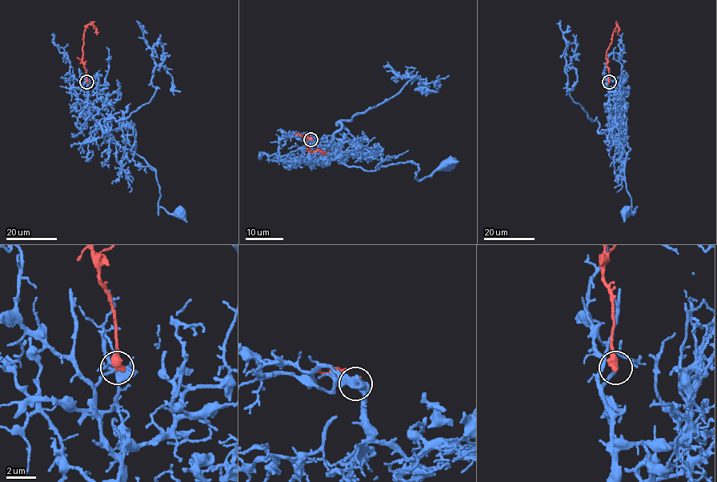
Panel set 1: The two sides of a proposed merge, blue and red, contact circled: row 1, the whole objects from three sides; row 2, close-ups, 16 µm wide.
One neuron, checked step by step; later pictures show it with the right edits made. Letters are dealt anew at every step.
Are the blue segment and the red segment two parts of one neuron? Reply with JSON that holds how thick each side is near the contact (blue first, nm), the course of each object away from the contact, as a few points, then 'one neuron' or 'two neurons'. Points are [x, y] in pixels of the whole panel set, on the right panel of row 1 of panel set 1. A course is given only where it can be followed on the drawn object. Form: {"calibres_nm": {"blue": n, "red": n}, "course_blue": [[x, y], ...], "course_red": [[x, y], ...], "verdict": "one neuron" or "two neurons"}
{"calibres_nm": {"blue": 130, "red": 600}, "course_blue": [[609, 82], [614, 121], [606, 134], [630, 149], [624, 177], [633, 214], [636, 206], [632, 213], [624, 212]], "course_red": [[609, 82], [606, 51], [616, 23], [617, 34]], "verdict": "one neuron"}

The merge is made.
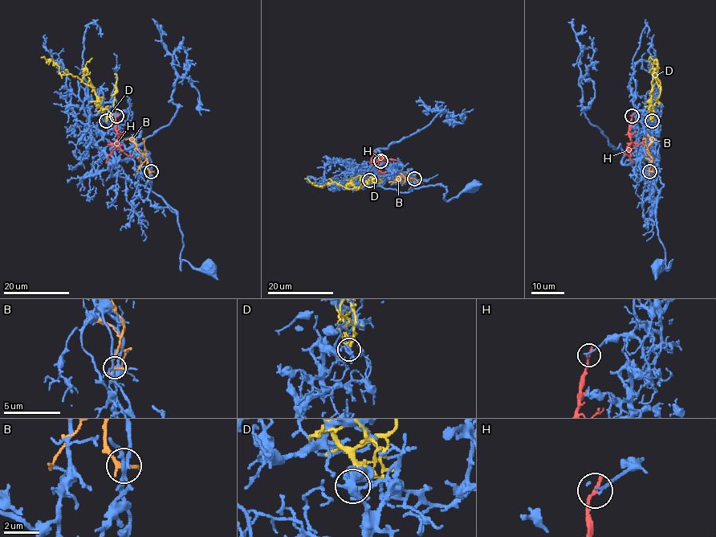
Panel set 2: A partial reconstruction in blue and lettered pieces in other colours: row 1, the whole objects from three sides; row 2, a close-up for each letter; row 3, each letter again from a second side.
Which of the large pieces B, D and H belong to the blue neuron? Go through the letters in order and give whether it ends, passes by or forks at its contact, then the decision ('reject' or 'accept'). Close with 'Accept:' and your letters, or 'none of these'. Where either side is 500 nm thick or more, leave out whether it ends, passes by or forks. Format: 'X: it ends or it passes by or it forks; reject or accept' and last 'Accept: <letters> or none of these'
B: it passes by; reject
D: it ends; reject
H: it ends; reject
Accept: none of these

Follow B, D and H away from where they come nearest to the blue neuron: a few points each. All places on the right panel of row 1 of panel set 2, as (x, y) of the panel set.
B: (650, 171), (652, 158), (646, 152), (653, 140)
D: (652, 120), (652, 106), (660, 93), (660, 81), (653, 74), (657, 72), (657, 61), (650, 57)
H: (632, 116), (629, 129), (631, 143), (625, 154), (633, 162)

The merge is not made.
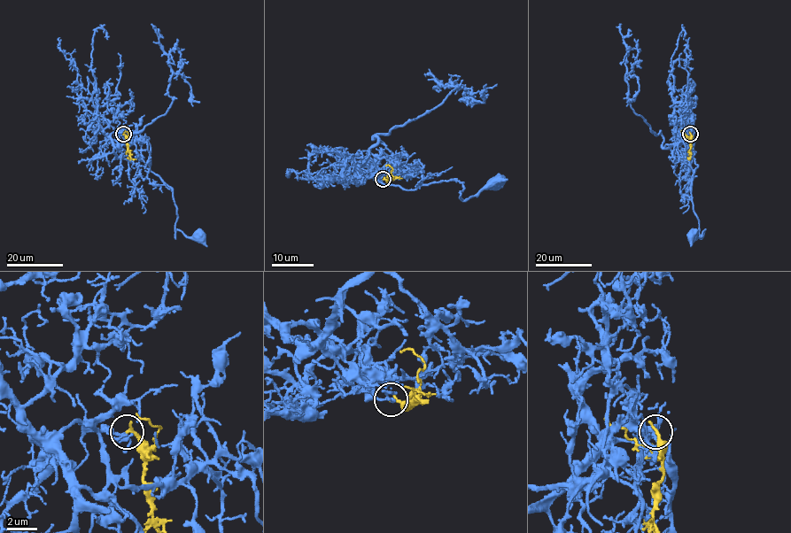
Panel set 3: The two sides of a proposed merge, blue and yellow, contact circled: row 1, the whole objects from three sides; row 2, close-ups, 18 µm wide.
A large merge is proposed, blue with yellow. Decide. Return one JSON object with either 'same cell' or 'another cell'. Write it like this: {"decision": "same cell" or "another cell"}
{"decision": "same cell"}

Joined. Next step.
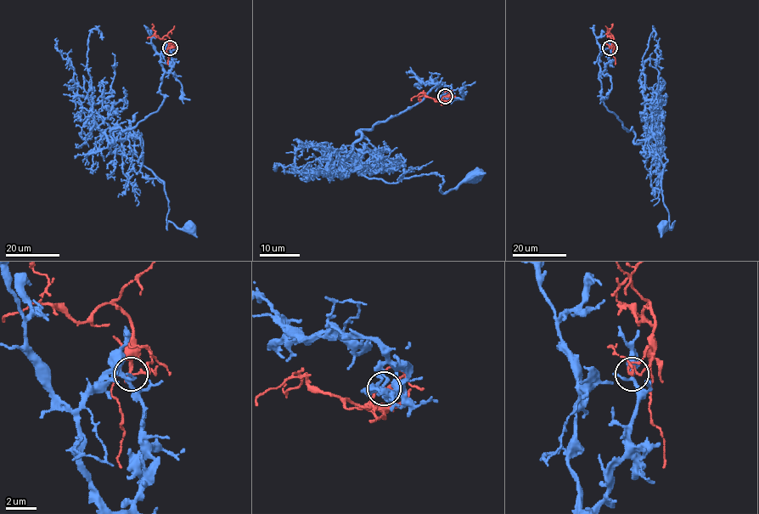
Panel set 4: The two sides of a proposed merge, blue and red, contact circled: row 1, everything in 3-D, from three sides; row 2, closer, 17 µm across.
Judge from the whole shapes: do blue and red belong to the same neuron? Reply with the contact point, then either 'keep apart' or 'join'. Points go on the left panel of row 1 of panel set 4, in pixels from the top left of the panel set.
at (170, 48); join

